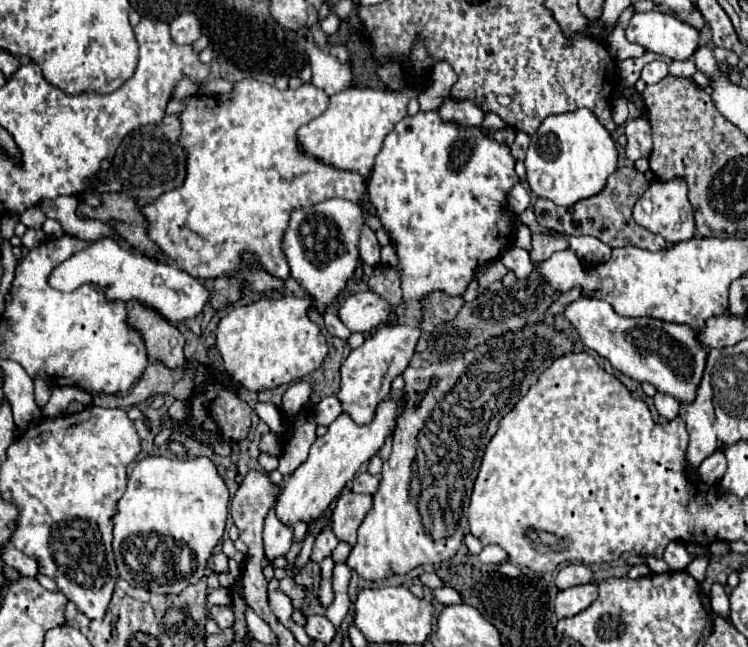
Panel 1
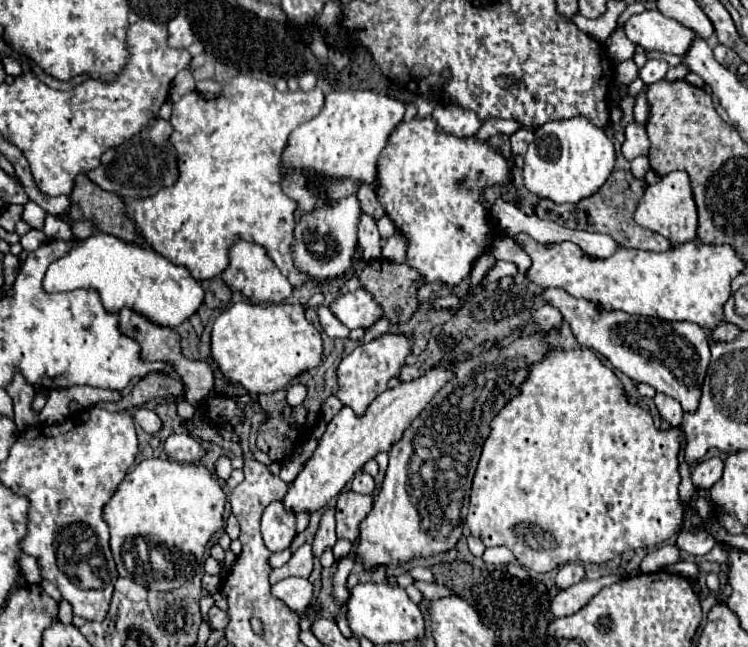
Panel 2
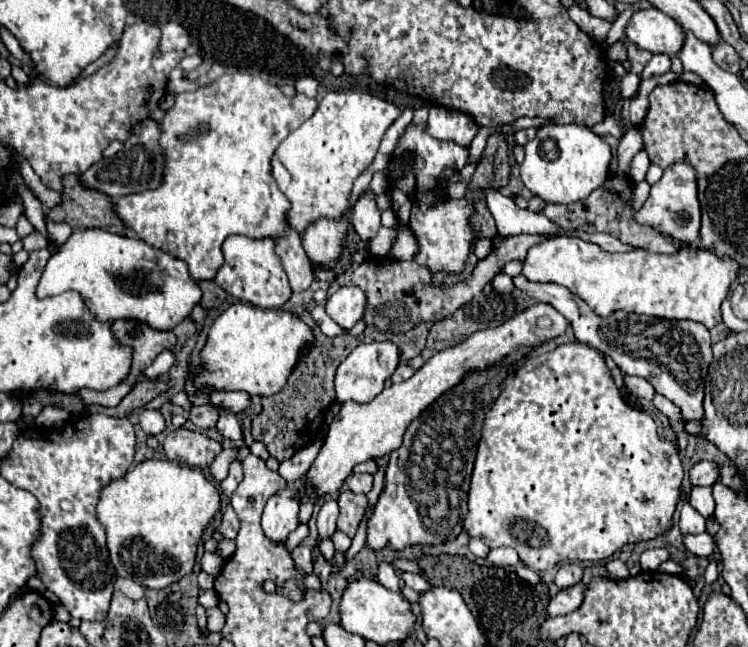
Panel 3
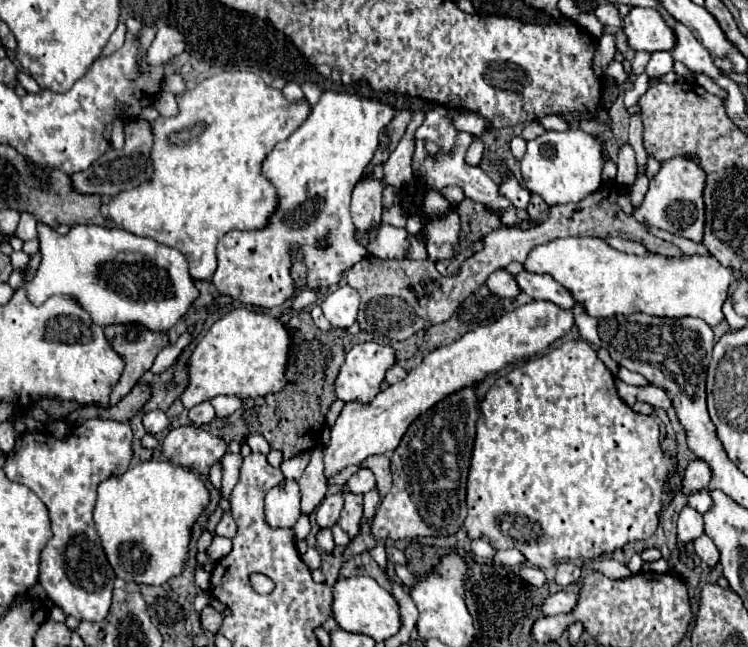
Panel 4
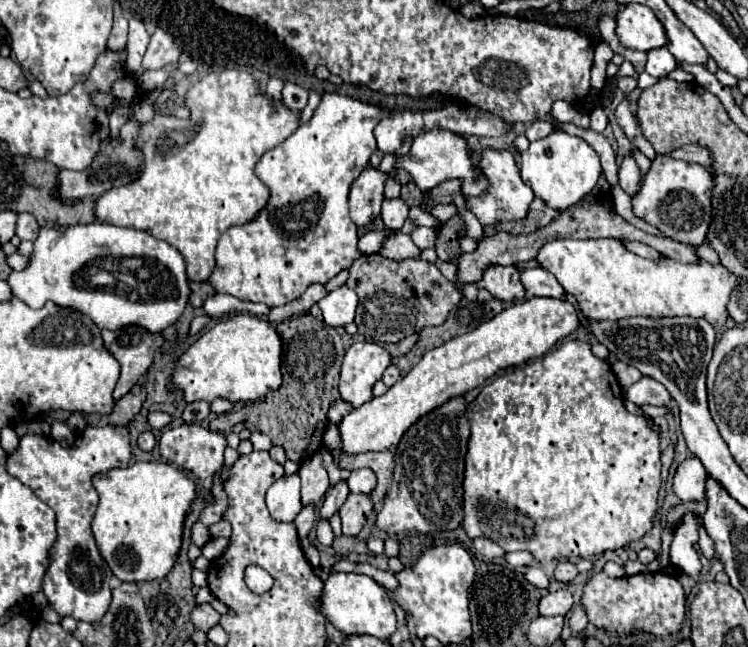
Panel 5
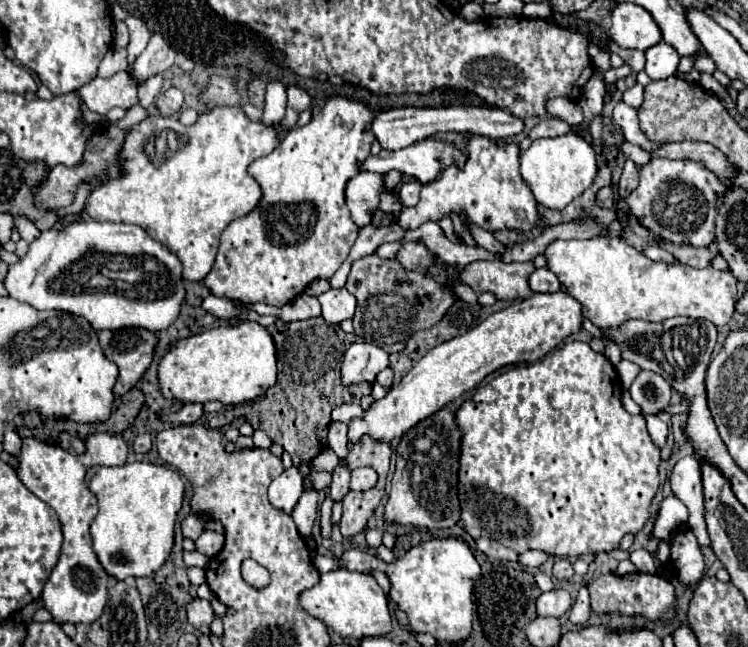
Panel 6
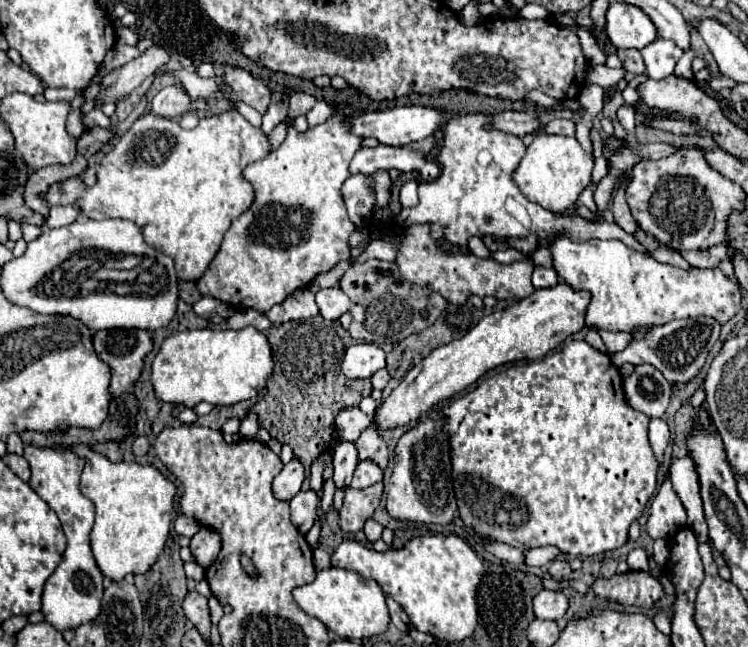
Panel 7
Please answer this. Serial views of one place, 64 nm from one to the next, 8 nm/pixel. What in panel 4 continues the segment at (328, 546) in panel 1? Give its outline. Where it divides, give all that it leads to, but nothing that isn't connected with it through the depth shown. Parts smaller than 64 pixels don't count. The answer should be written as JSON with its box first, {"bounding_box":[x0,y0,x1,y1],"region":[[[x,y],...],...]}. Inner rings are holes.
{"bounding_box":[316,492,344,528],"region":[[[334,492],[332,496],[326,496],[322,504],[316,510],[316,522],[320,528],[332,528],[332,524],[338,520],[340,510],[344,506],[344,494]]]}

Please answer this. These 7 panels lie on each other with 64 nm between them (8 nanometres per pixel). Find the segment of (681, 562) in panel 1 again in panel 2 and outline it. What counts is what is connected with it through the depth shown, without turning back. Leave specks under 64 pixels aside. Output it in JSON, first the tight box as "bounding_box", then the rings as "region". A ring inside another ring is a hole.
{"bounding_box":[640,546,680,572],"region":[[[662,546],[662,548],[656,548],[652,552],[648,552],[640,564],[642,572],[658,572],[662,566],[668,566],[668,564],[674,564],[680,560],[680,552],[678,552],[678,546]]]}

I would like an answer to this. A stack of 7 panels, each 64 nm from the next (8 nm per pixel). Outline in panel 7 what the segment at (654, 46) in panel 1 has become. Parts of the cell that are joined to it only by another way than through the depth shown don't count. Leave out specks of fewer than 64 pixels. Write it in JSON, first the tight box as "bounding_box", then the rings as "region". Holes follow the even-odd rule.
{"bounding_box":[606,2,656,50],"region":[[[612,2],[606,12],[606,34],[616,48],[642,50],[656,40],[656,26],[640,8],[626,2]]]}

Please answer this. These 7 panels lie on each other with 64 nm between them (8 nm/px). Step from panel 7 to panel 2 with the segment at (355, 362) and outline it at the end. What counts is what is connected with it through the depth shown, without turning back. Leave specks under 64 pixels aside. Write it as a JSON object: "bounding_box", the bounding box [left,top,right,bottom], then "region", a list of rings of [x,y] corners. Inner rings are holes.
{"bounding_box":[336,334,410,414],"region":[[[386,334],[378,340],[358,346],[338,366],[338,394],[336,396],[346,406],[350,406],[356,414],[362,414],[368,408],[368,404],[388,388],[388,380],[398,376],[408,354],[410,354],[410,340],[400,334]]]}

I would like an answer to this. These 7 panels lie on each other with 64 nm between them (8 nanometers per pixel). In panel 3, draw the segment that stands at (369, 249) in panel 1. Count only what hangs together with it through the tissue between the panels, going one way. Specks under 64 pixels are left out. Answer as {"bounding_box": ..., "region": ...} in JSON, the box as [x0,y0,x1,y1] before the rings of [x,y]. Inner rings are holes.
{"bounding_box":[352,188,380,240],"region":[[[370,188],[358,196],[352,208],[352,226],[362,240],[374,238],[380,228],[380,210],[376,206],[376,196]]]}

